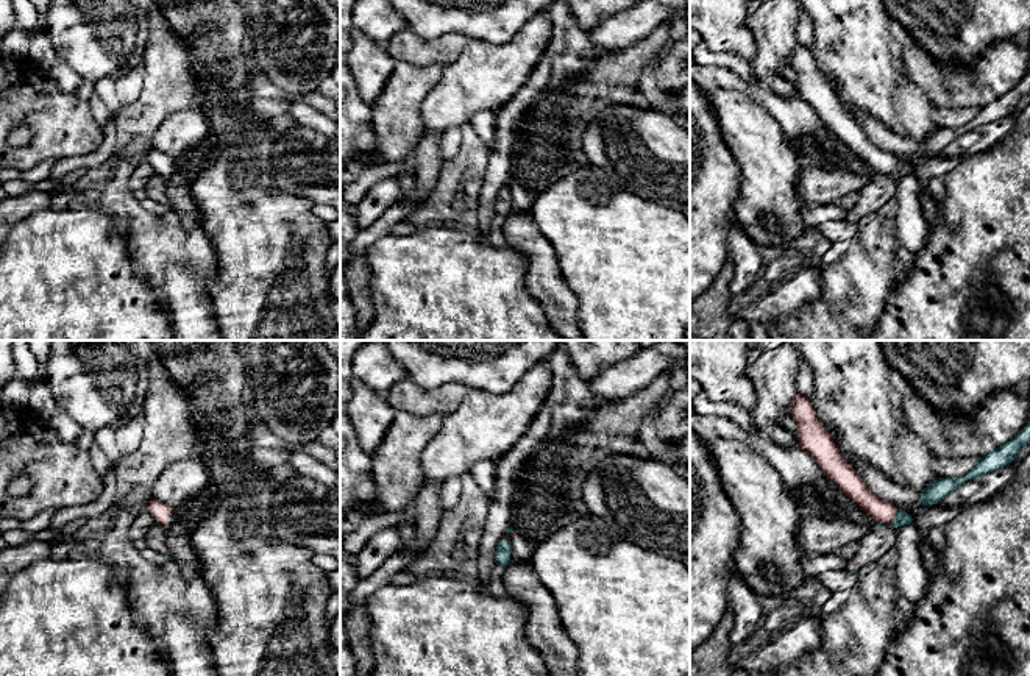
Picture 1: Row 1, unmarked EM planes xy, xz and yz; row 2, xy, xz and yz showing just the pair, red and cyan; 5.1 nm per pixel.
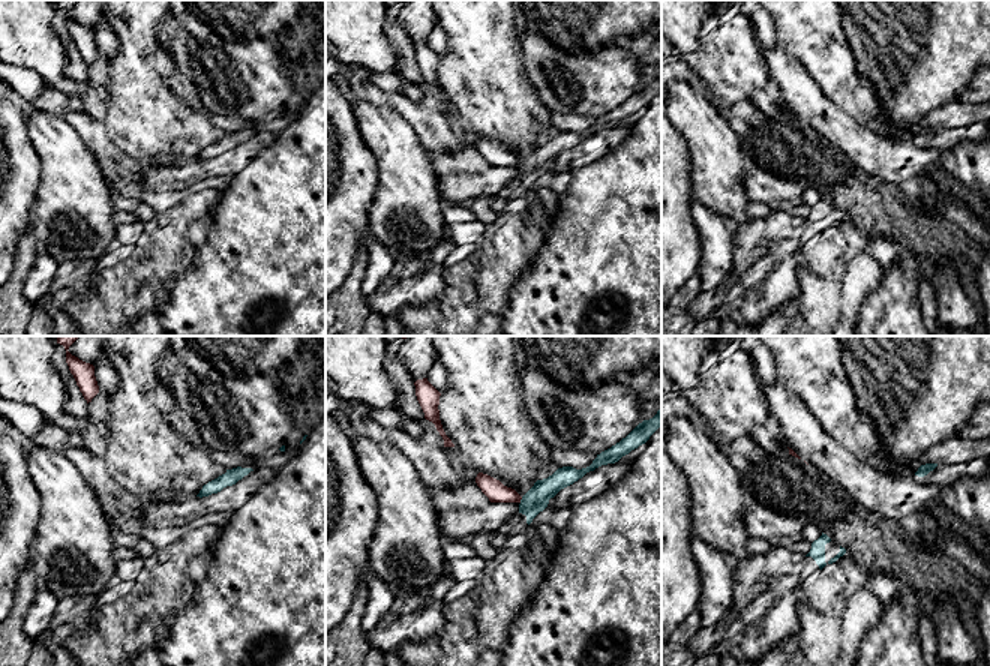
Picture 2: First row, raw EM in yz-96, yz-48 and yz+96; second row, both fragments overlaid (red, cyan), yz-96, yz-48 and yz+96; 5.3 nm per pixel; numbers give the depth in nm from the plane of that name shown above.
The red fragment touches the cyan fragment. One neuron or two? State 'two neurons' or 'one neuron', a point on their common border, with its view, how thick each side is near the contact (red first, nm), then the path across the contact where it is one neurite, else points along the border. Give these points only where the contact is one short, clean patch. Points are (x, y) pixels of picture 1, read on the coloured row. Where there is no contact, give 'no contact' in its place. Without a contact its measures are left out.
two neurons | yz (895, 515) | 120/80 nm | along yz (898, 509), (890, 522)

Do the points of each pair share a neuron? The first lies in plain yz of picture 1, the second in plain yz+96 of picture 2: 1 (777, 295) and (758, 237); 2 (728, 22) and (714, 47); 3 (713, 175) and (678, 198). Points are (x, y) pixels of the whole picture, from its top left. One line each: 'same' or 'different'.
1: same
2: different
3: same

